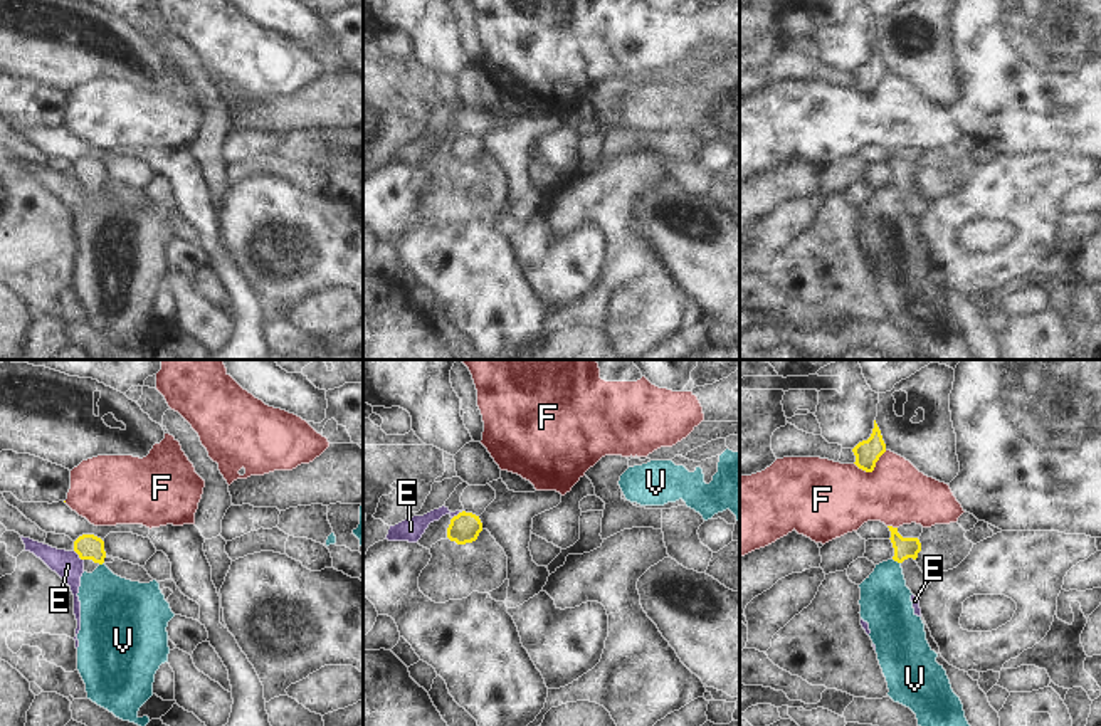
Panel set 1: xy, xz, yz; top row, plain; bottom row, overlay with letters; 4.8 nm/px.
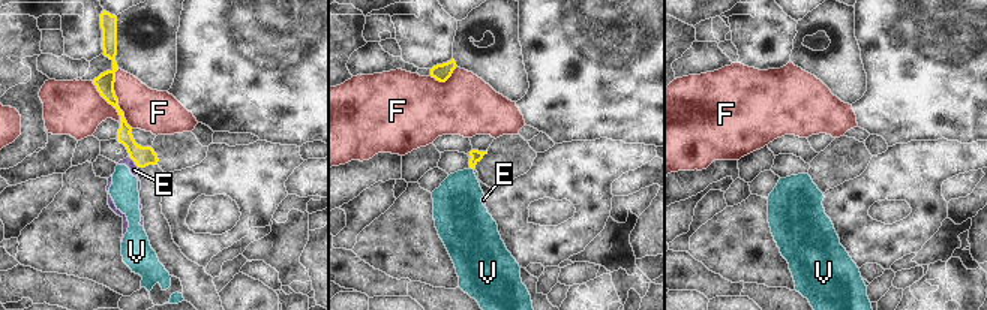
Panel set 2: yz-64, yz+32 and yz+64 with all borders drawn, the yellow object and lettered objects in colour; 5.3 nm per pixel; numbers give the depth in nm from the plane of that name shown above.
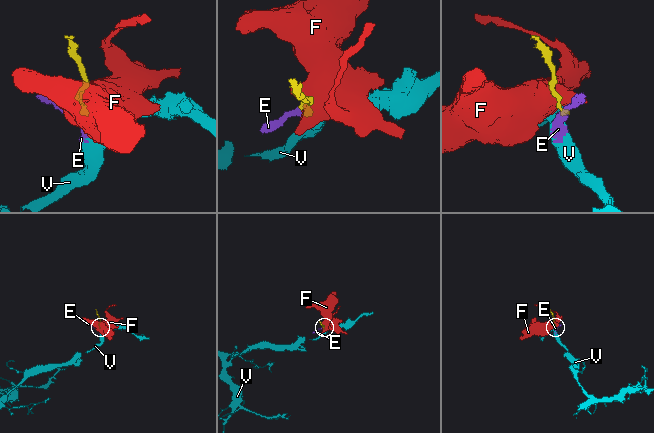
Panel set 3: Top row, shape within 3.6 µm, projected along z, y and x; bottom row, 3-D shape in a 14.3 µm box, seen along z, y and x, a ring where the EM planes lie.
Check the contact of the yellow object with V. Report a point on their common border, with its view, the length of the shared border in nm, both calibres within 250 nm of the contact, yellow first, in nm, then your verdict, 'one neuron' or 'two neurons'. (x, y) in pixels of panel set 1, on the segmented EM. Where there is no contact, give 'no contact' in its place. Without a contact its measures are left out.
yz (896, 560) | 50 nm | 100/240 nm | two neurons

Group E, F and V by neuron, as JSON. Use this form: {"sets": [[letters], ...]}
{"sets": [["E", "V"], ["F"]]}

